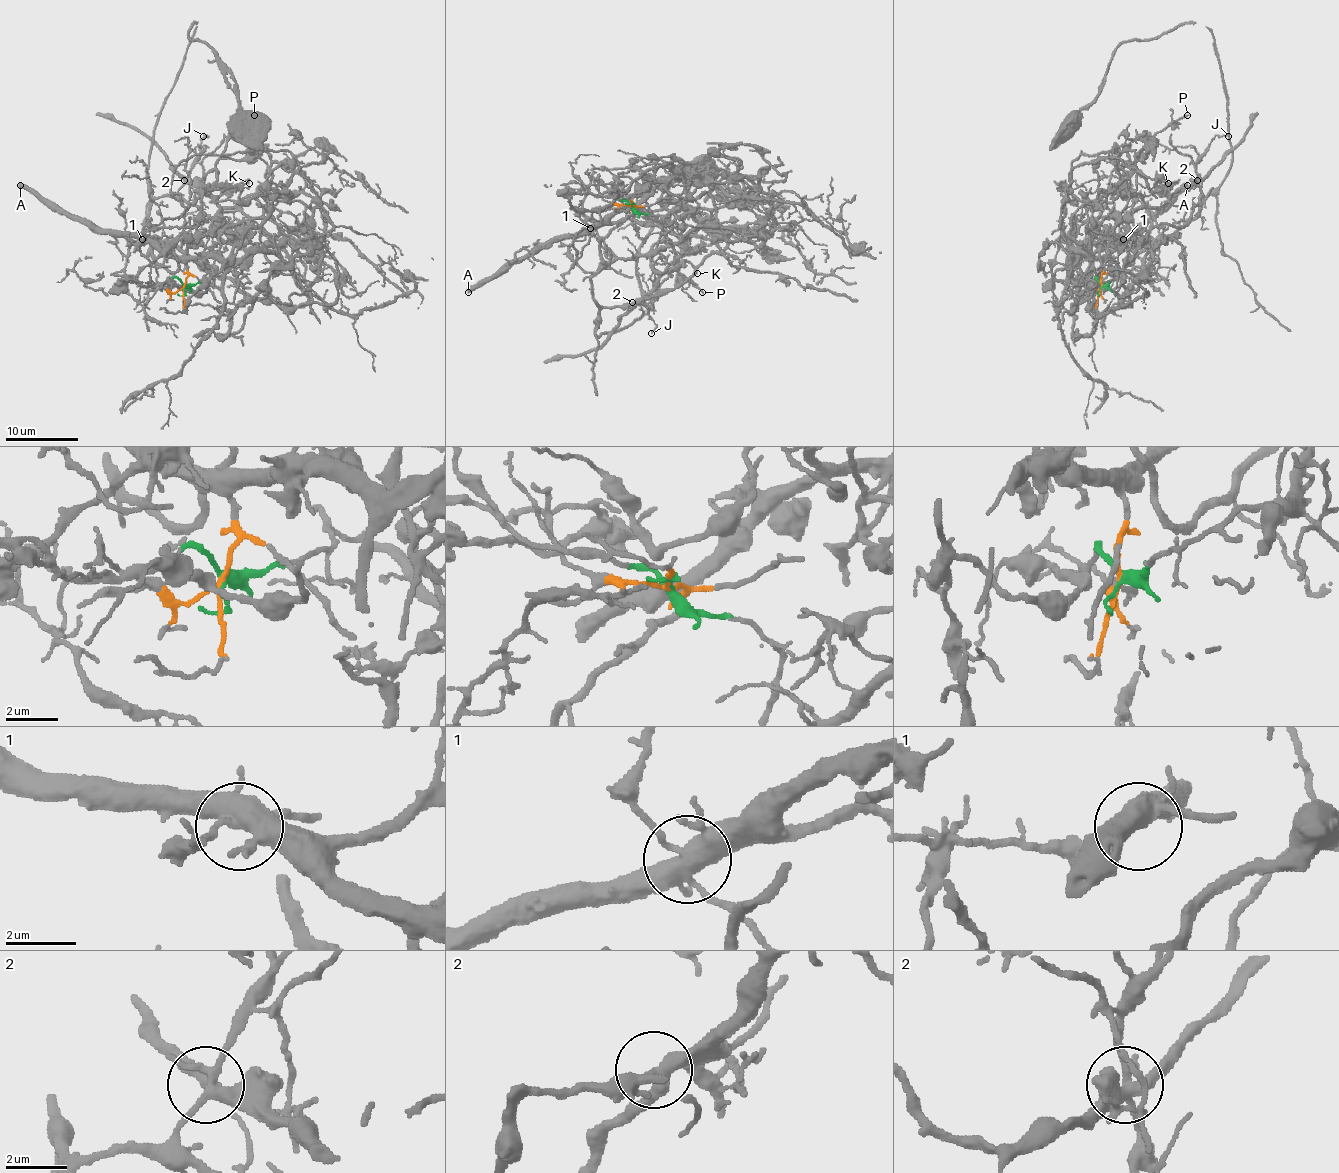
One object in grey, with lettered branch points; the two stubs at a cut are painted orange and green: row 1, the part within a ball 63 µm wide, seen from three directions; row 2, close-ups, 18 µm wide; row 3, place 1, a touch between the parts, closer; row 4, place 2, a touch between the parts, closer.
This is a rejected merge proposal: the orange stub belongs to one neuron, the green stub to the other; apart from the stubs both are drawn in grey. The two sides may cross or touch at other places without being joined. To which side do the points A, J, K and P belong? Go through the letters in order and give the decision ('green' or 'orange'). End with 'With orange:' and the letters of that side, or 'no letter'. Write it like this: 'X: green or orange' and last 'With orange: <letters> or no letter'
A: orange
J: green
K: orange
P: orange
With orange: A, K, P

